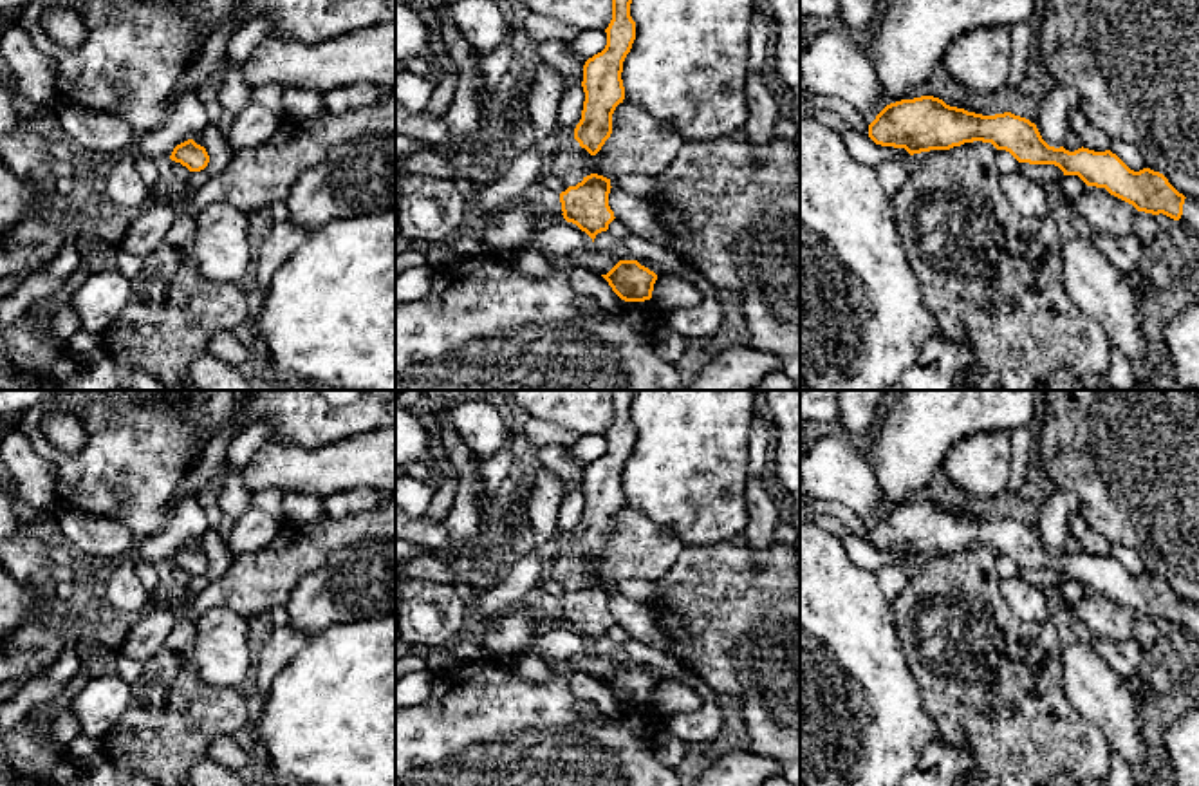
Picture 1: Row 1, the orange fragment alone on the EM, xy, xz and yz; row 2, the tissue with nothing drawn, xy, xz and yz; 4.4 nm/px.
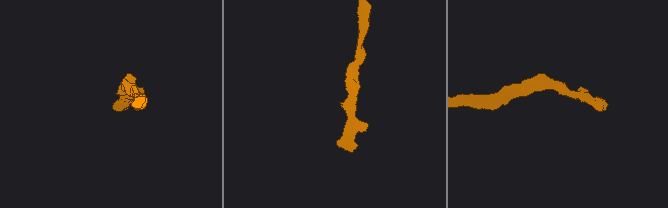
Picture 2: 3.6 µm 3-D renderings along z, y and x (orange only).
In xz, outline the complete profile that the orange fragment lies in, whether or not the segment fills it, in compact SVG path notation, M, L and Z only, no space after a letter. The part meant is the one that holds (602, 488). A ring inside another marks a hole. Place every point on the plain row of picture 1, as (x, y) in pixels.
M614 390L612 425L605 434L607 450L583 470L585 506L574 544L590 560L596 560L610 542L612 519L625 504L623 466L636 444L636 426L630 421L634 392Z

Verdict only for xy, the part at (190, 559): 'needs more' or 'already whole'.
already whole

